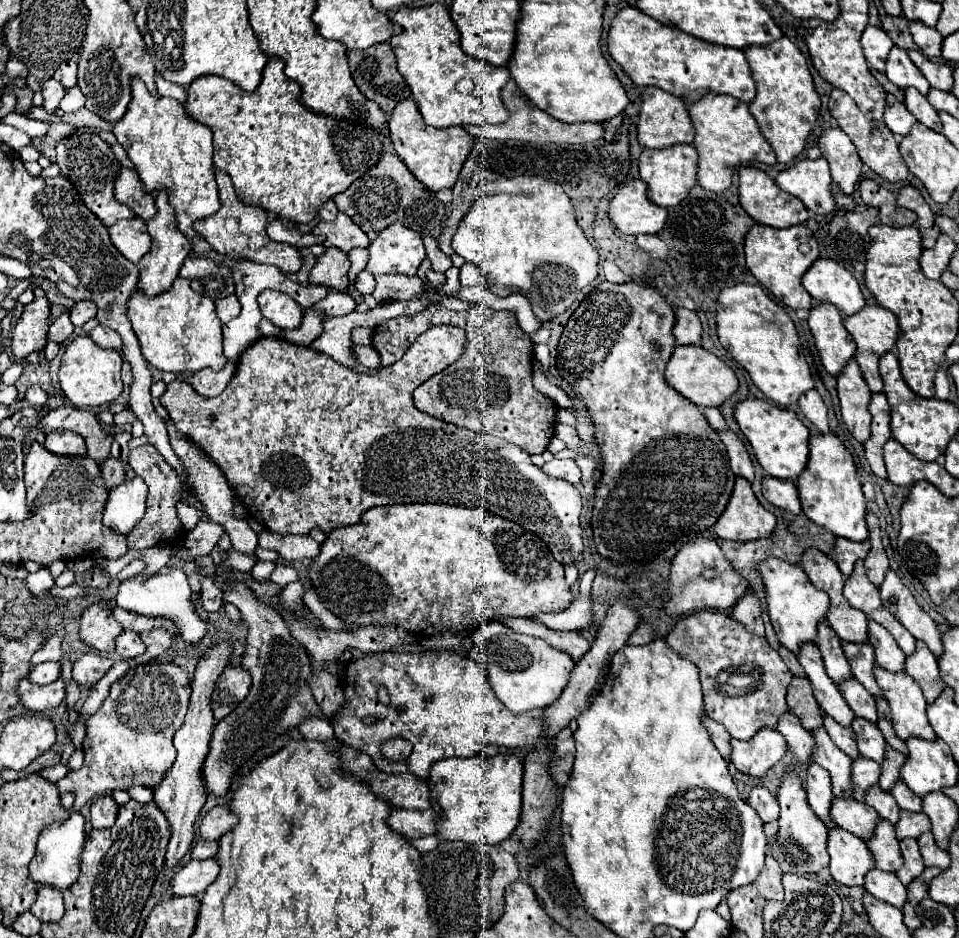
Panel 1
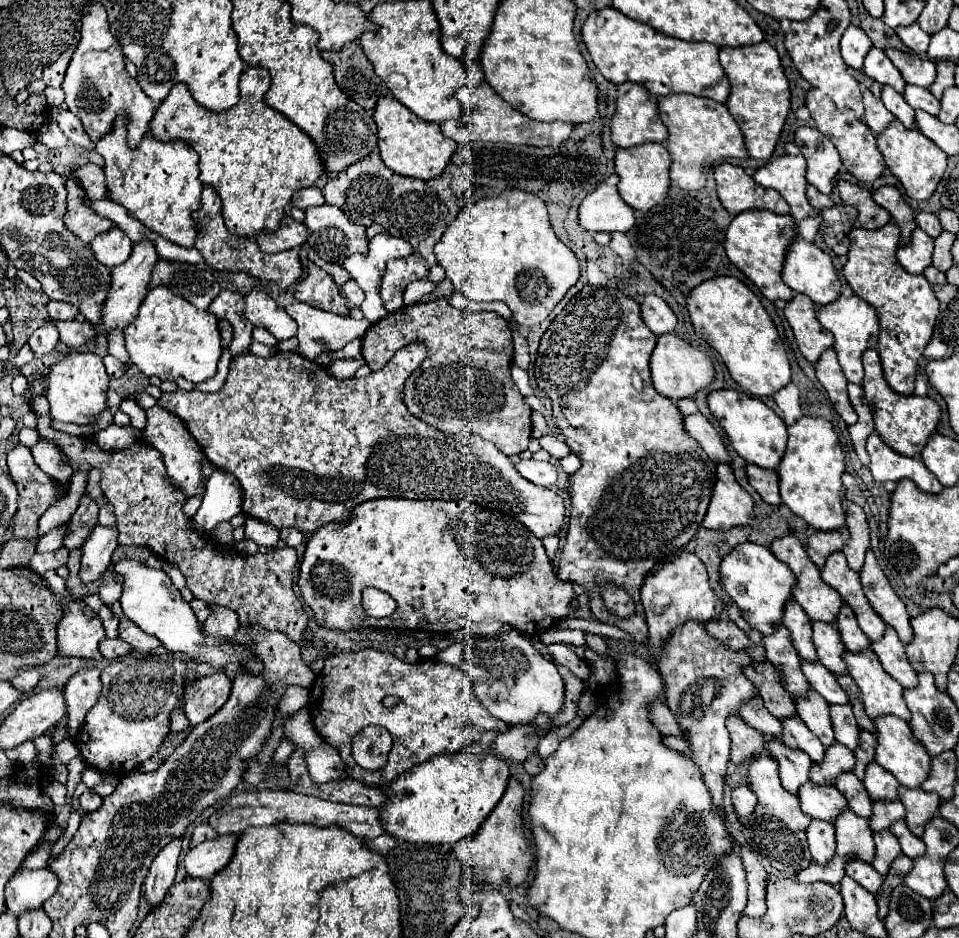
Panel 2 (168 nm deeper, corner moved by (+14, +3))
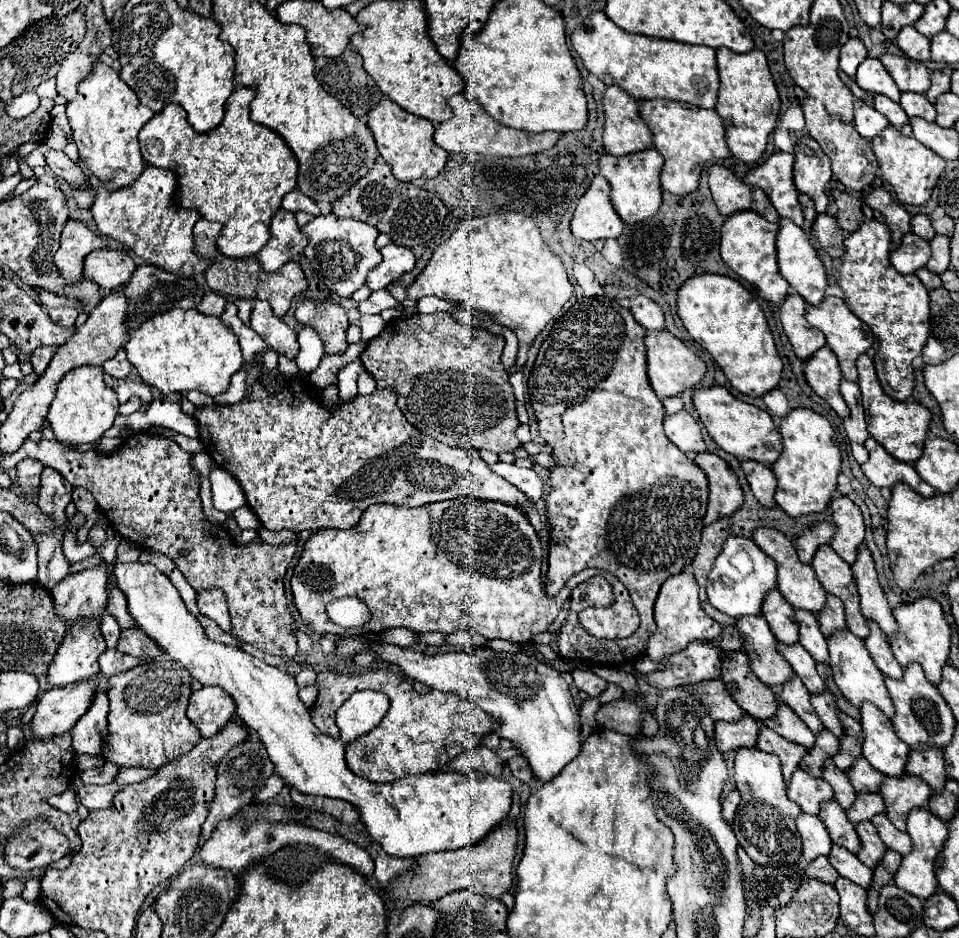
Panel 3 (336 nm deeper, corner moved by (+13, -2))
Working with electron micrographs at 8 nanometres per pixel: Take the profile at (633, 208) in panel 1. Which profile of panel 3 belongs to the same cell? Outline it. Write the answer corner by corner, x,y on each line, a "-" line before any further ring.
595,176
585,196
579,200
571,220
571,232
589,242
621,236
623,220
611,204
611,184
603,176

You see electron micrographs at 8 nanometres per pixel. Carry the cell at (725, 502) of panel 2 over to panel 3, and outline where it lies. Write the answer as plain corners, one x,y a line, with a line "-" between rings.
709,452
697,454
693,462
703,468
709,480
709,506
703,520
705,526
721,520
721,516
731,516
733,512
737,512
745,498
739,480
729,464

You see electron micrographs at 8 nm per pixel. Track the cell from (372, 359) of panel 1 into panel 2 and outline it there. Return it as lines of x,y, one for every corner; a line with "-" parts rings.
358,357
358,359
339,359
332,362
328,372
337,379
352,379
356,369
362,367
362,365
364,365
362,357

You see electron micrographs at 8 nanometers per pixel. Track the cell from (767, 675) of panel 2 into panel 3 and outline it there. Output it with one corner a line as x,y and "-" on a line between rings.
729,652
729,654
725,654
723,668
721,668
721,680
733,686
733,690
731,690
733,700
737,700
737,704
747,714
751,714
757,720
767,720
767,718
775,716
775,712
777,712
777,696
773,694
773,690
769,686
765,686
757,676
753,676
753,670
749,668
749,658
745,656
745,652

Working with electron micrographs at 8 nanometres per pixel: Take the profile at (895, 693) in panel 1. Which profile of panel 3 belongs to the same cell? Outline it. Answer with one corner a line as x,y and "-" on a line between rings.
843,630
829,636
827,642
829,642
829,656
831,656
829,664
833,670
833,678
835,684
841,688
843,696
857,708
861,708
861,704
865,702
871,702
879,710
883,710
889,718
893,718
893,702
889,700
889,690
885,688
885,676
881,676
881,670
873,664
873,660
869,660
869,652
865,652
863,640
853,636
849,630

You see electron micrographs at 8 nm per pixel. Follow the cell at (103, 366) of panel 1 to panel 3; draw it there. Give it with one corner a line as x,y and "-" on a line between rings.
81,366
75,368
73,372
67,372
57,384
57,396
49,408
47,420
51,422
51,428
59,442
69,442
69,444
95,442
103,436
105,430
113,426
119,400
115,390
105,384
103,374
105,372
101,366

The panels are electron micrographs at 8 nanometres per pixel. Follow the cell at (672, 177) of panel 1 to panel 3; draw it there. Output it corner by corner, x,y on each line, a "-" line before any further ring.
655,148
633,152
627,156
603,154
599,162
601,162
599,172
611,184
611,202
623,222
635,224
635,222
641,222
641,220
657,214
657,208
661,206
661,200
663,200
663,196
661,196
663,190
661,190
659,180
661,180
661,168
663,168
665,160

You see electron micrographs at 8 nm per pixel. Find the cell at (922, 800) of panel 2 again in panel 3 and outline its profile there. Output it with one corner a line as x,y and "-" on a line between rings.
907,774
903,778
885,778
881,786
881,796
885,798
887,806
887,818
899,830
905,830
907,816
913,808
927,806
931,794
933,790
925,782

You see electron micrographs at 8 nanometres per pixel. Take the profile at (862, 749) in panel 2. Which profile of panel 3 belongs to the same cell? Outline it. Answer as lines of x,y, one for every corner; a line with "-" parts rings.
839,712
839,714
841,714
839,718
845,726
845,736
839,740
841,748
835,754
833,762
835,762
837,768
847,772
847,768
853,766
857,758
861,758
861,740
865,740
865,738
863,738
863,732
861,732
861,724
857,720
853,720
851,716
847,716
843,712

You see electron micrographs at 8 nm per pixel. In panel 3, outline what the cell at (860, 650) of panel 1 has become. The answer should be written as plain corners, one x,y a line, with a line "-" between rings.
795,610
795,616
799,624
799,634
801,634
799,644
813,656
815,662
829,662
827,638
823,636
823,632
819,632
821,628
817,624
817,616
805,610

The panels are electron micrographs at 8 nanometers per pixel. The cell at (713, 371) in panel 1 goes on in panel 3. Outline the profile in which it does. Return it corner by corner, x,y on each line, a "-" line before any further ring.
661,330
661,332
647,332
645,334
645,346
647,346
647,374
651,388
655,394
665,400
671,396
679,396
687,388
695,388
707,374
705,362
689,350
679,338
675,338
671,332

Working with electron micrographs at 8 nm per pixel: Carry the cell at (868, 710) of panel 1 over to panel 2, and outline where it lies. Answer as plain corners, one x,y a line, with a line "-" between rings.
800,659
802,663
802,673
806,675
808,683
812,685
814,691
818,691
828,703
846,703
848,697
844,693
842,687
838,687
836,679
832,677
832,673
820,663
820,661
806,661
806,659

